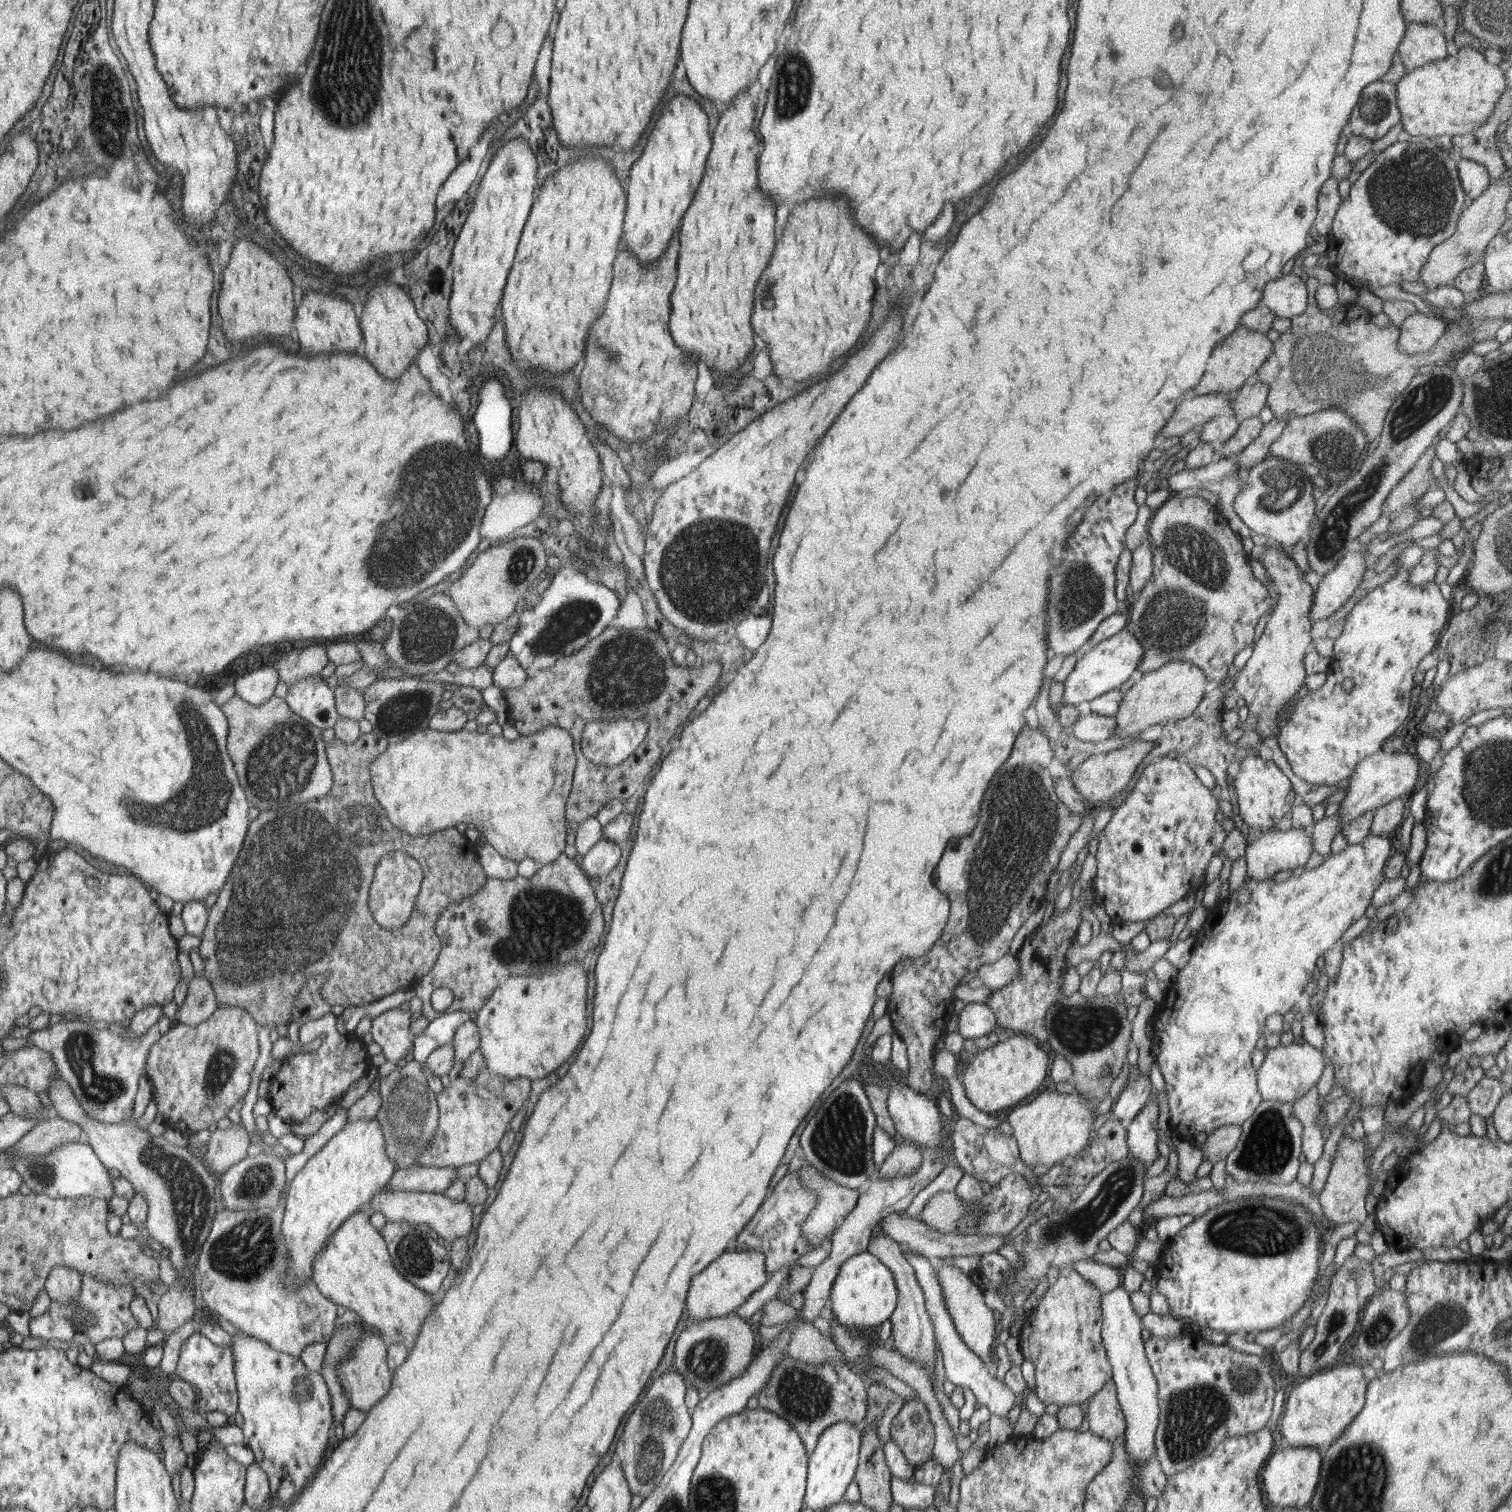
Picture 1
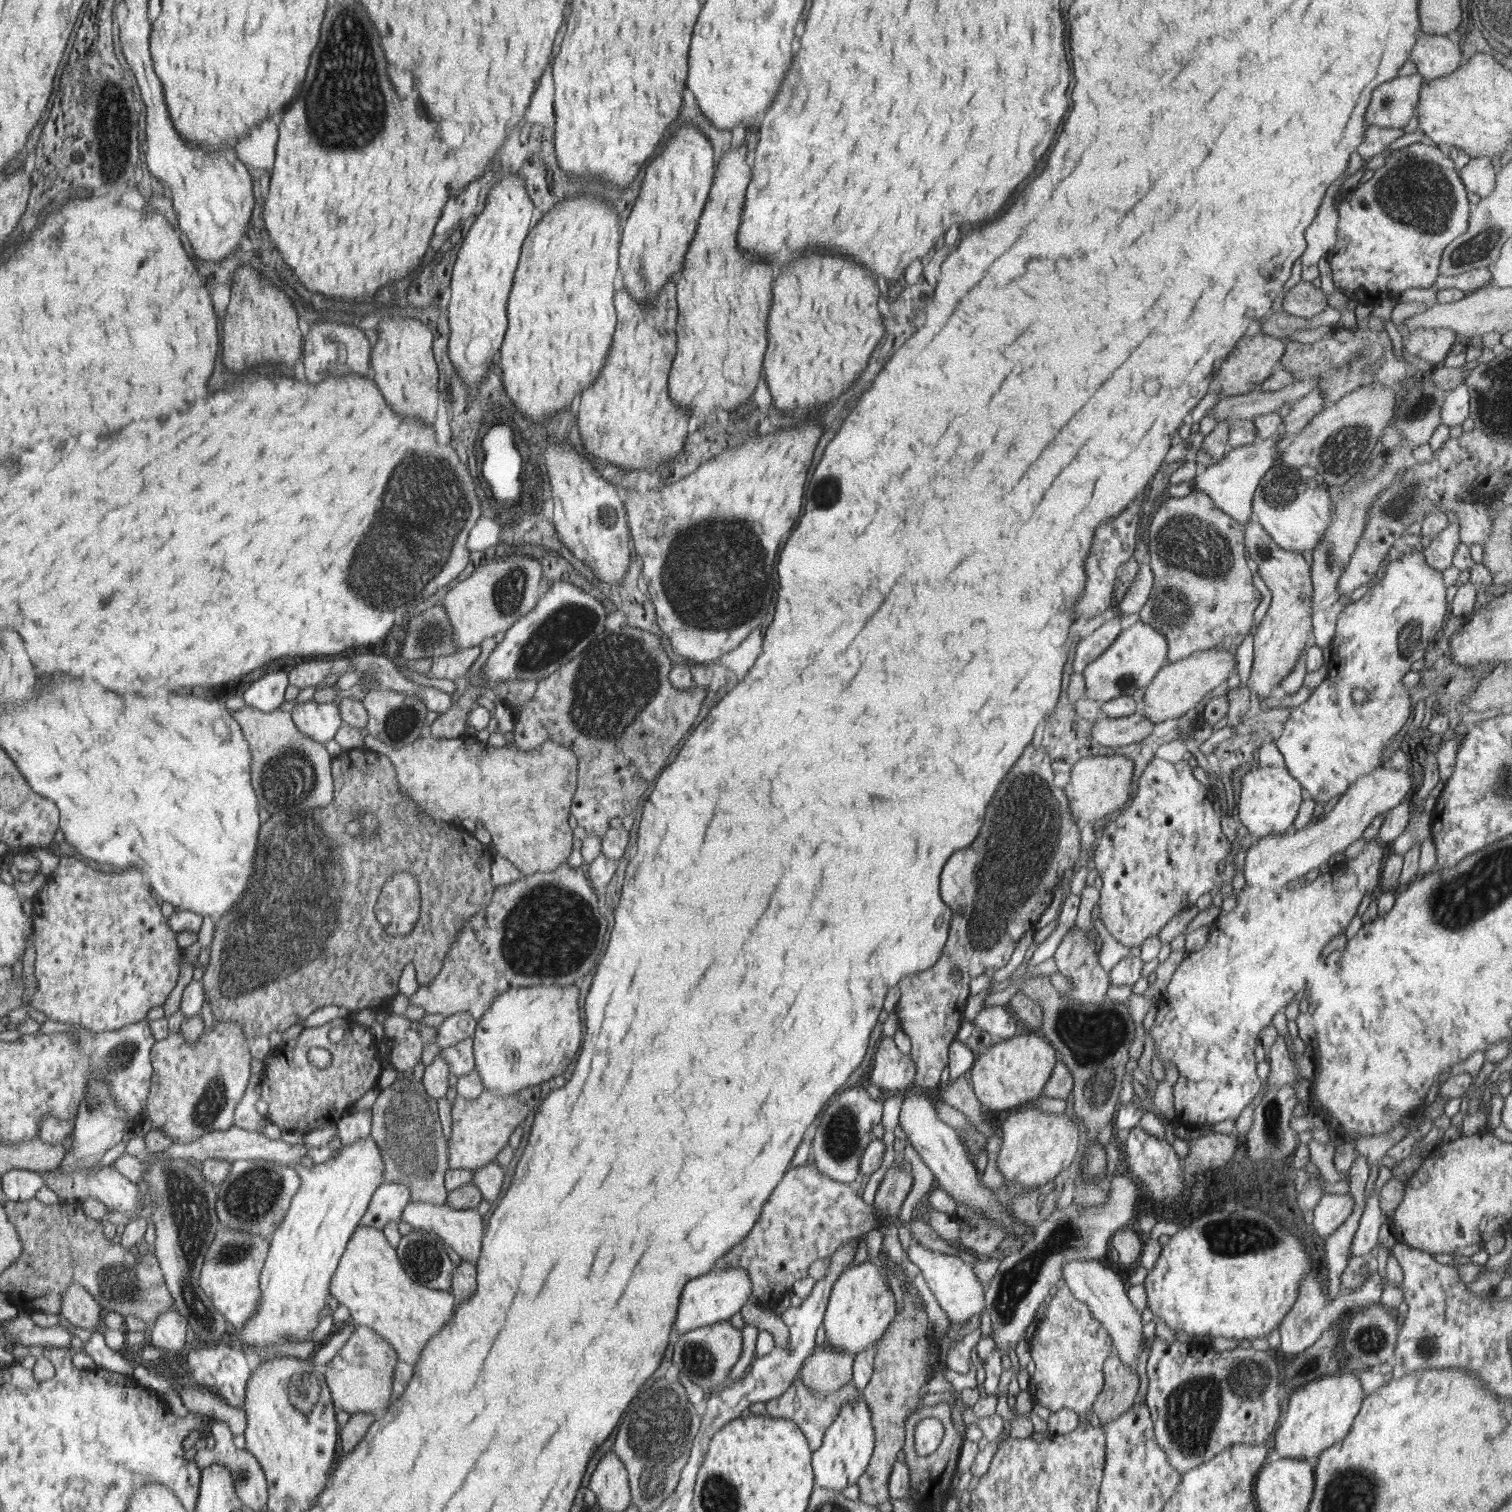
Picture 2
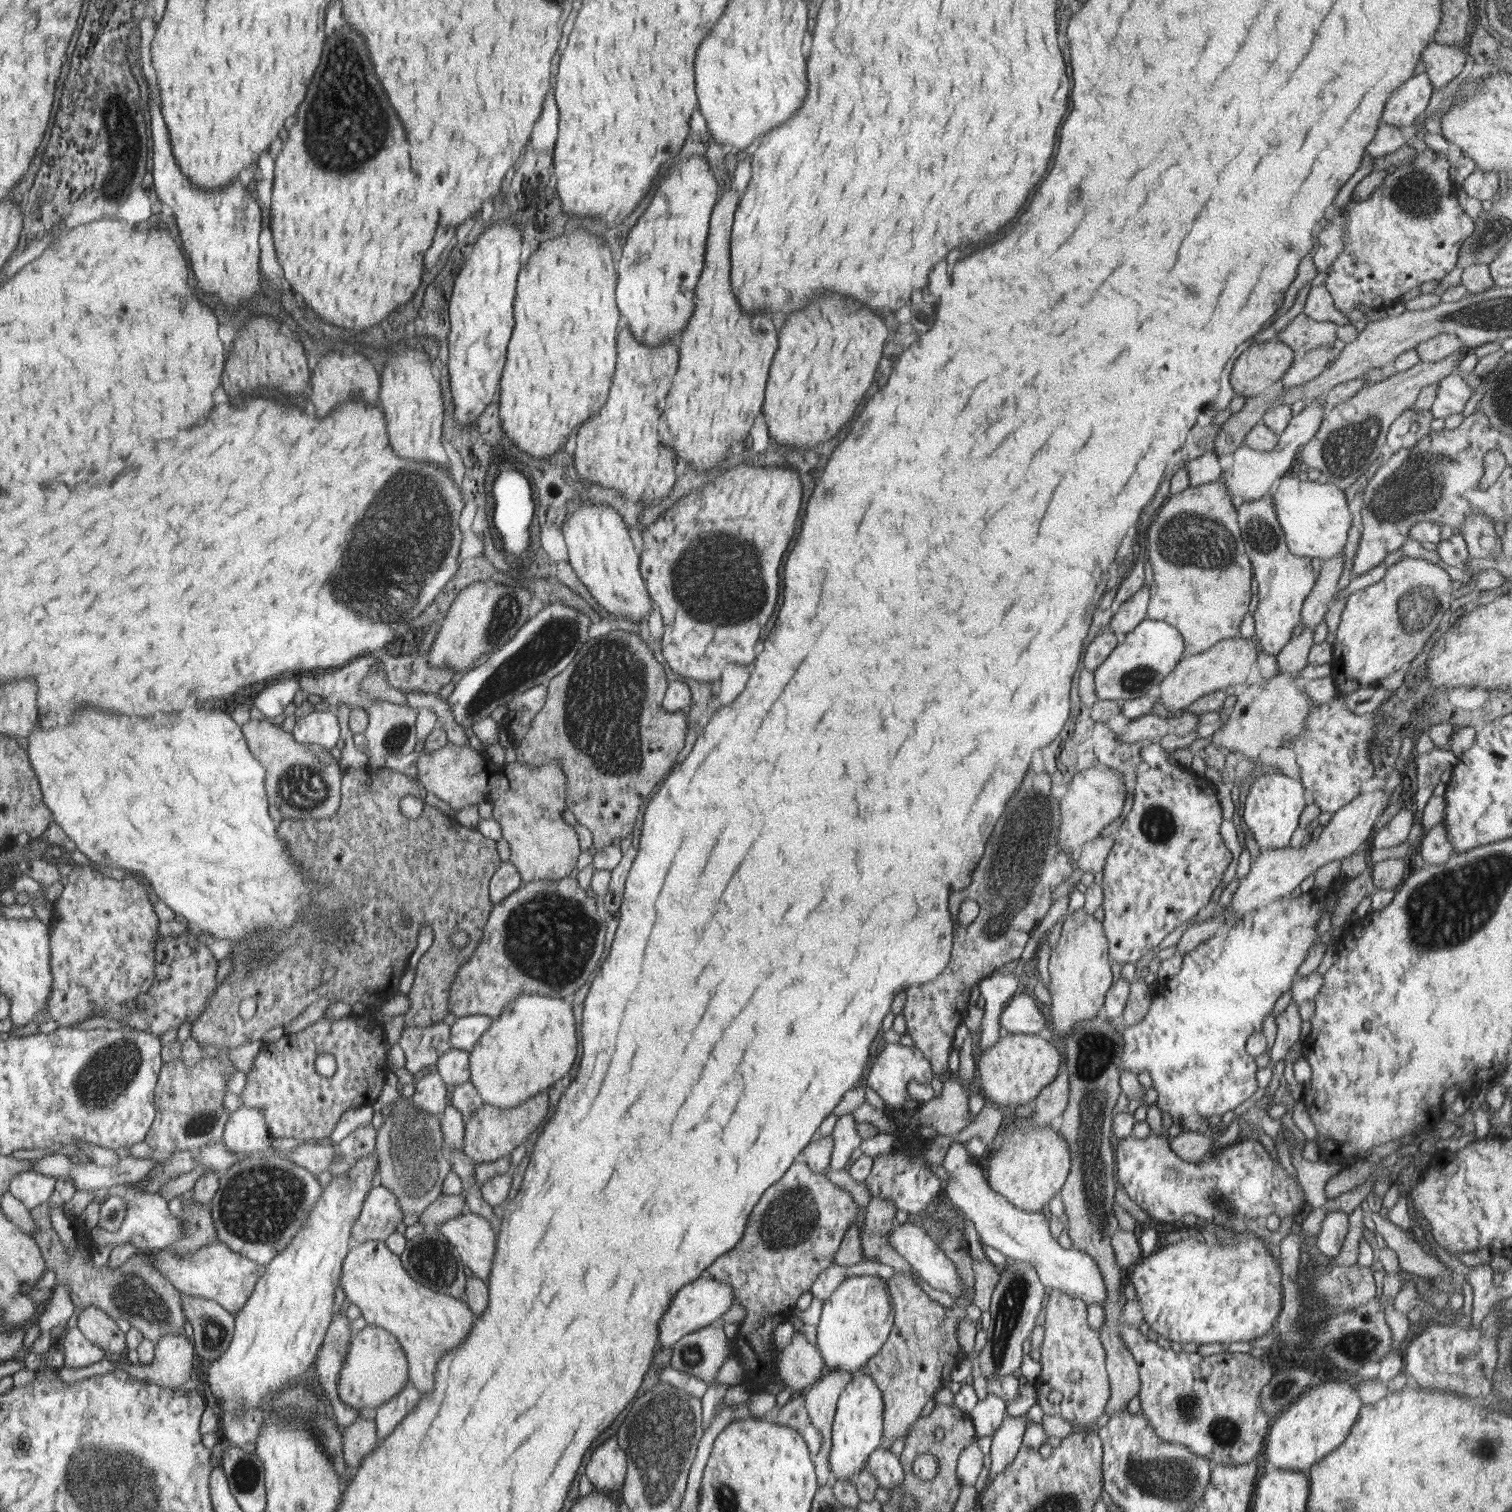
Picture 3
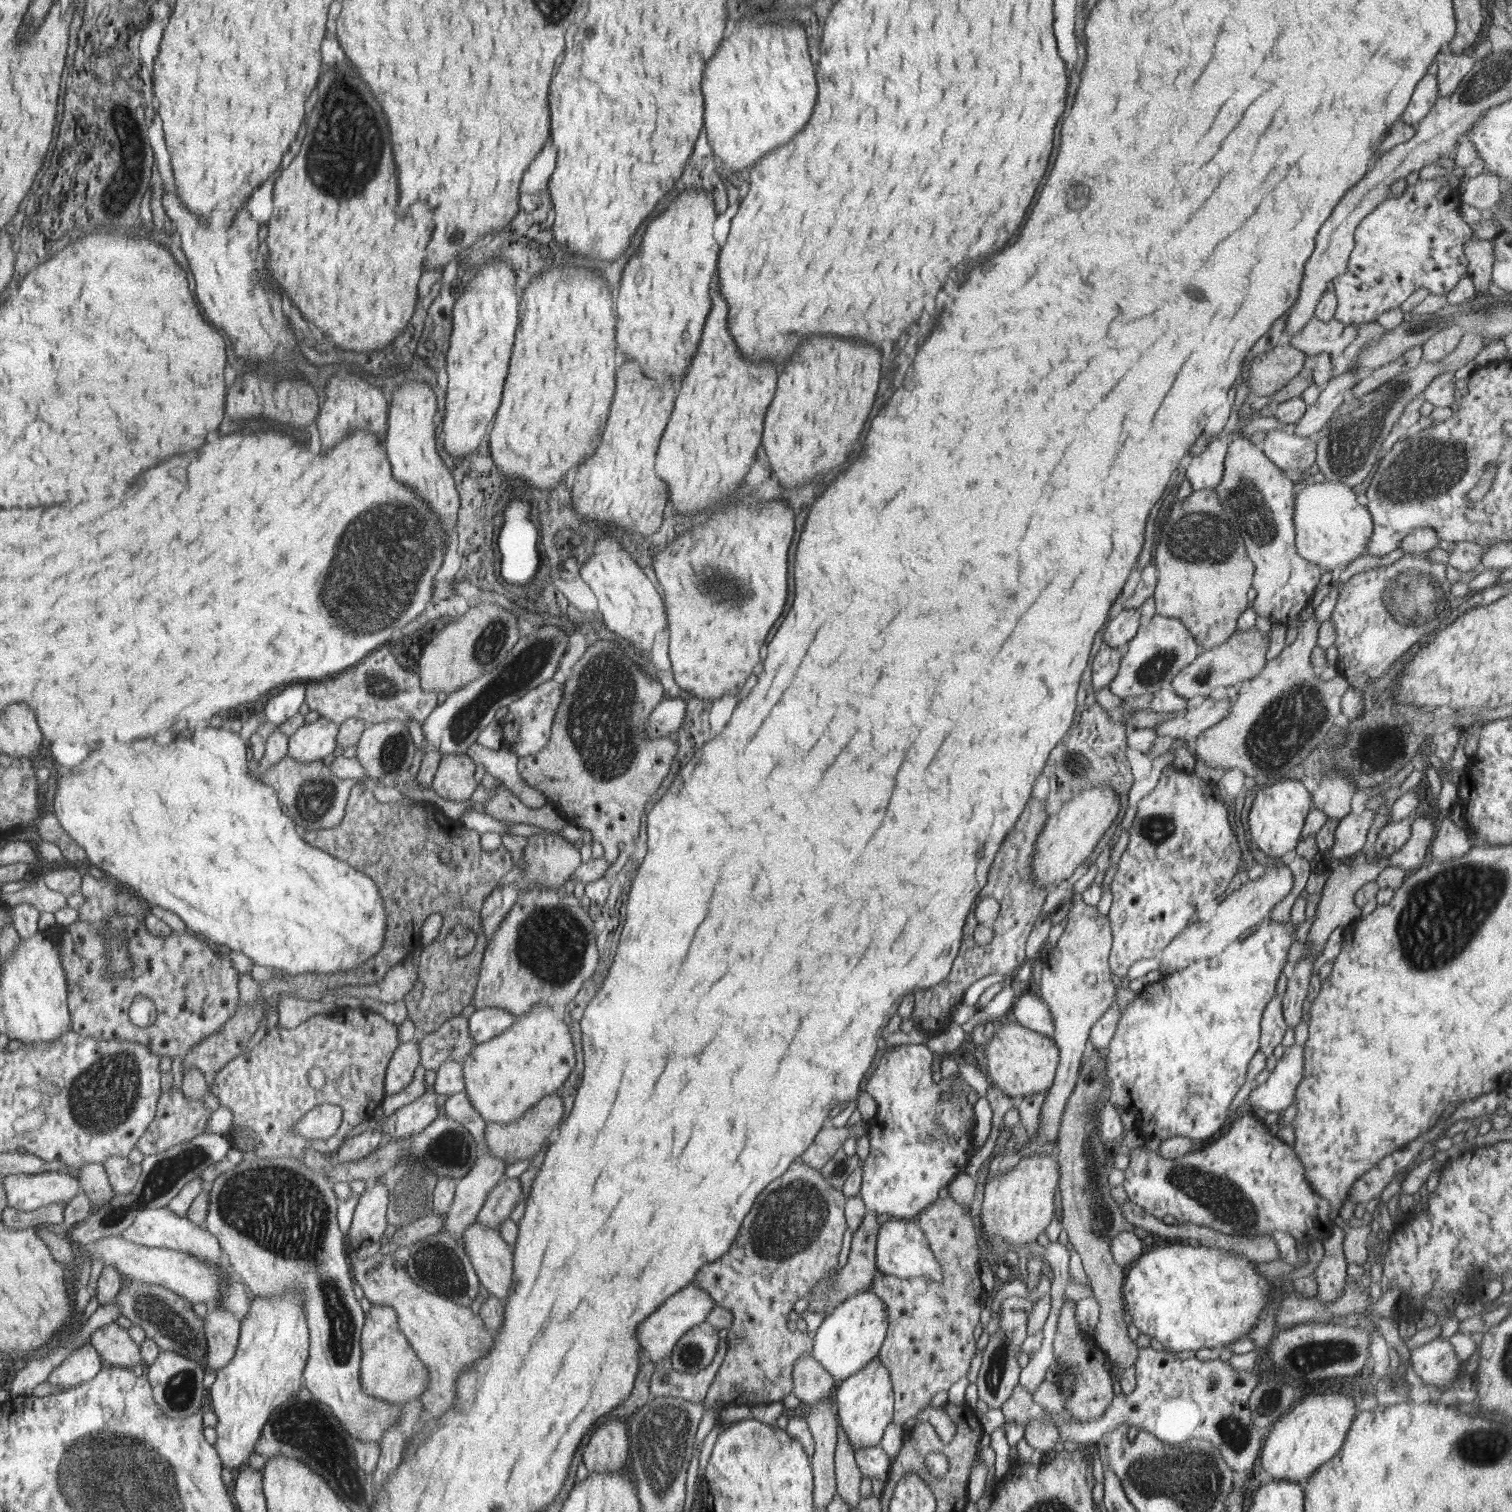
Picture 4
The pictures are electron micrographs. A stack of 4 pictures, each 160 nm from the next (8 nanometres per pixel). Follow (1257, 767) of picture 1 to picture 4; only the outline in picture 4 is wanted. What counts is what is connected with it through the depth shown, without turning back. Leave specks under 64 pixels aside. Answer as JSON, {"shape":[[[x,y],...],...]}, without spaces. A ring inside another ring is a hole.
{"shape":[[[1297,774],[1262,788],[1258,792],[1248,814],[1248,824],[1253,844],[1256,844],[1266,855],[1281,857],[1294,850],[1301,836],[1306,817],[1312,806],[1310,792],[1297,780]]]}

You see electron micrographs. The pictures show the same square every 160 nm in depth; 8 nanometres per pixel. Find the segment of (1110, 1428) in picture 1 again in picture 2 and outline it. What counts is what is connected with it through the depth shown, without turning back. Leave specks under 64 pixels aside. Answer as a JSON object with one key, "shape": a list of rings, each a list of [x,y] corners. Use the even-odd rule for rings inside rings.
{"shape":[[[1115,1350],[1106,1358],[1103,1373],[1105,1383],[1093,1404],[1093,1414],[1100,1418],[1102,1426],[1125,1413],[1134,1404],[1140,1390],[1136,1369],[1122,1364]]]}

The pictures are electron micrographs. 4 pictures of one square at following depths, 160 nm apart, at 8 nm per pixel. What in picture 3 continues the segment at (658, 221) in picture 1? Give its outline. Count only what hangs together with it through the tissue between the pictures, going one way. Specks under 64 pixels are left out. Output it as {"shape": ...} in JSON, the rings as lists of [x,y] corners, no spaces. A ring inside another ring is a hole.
{"shape":[[[689,156],[684,160],[676,159],[668,175],[662,179],[654,192],[654,197],[638,223],[632,227],[622,257],[618,262],[617,301],[624,317],[624,326],[641,344],[659,346],[667,340],[679,342],[684,327],[697,307],[694,289],[698,286],[704,271],[704,255],[710,230],[712,211],[717,206],[718,186],[709,162],[703,156]]]}

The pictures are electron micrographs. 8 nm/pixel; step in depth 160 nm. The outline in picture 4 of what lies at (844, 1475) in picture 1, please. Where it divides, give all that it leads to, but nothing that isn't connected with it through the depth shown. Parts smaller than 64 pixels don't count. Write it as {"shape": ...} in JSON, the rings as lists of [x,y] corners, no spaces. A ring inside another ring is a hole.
{"shape":[[[880,1358],[872,1359],[863,1369],[849,1376],[836,1392],[836,1413],[841,1420],[853,1451],[881,1443],[886,1427],[893,1422],[895,1394],[890,1371]]]}

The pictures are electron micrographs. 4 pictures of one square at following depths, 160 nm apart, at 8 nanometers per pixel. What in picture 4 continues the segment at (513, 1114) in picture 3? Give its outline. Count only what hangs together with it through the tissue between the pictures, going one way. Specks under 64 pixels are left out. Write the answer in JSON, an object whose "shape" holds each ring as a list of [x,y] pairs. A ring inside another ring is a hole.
{"shape":[[[557,1094],[543,1098],[541,1102],[530,1108],[516,1122],[506,1124],[500,1122],[486,1122],[485,1141],[492,1156],[508,1163],[522,1159],[531,1160],[540,1152],[540,1148],[548,1142],[552,1130],[558,1127],[564,1116],[564,1102]]]}

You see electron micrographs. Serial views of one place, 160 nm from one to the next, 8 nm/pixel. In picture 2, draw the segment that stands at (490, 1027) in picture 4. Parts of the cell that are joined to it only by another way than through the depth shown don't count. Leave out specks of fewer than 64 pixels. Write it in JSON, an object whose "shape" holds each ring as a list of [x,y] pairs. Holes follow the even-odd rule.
{"shape":[[[469,1013],[452,1014],[446,1017],[437,1029],[435,1042],[441,1049],[458,1044],[469,1036],[473,1037],[476,1025],[477,1020]]]}

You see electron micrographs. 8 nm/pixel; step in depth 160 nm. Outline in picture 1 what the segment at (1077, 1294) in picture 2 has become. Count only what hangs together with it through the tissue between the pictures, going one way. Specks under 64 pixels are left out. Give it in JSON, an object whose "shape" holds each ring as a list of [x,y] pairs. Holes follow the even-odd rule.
{"shape":[[[1124,1286],[1117,1287],[1112,1292],[1104,1292],[1099,1296],[1102,1313],[1101,1337],[1103,1338],[1104,1347],[1111,1369],[1113,1370],[1113,1381],[1116,1383],[1118,1391],[1118,1402],[1122,1407],[1126,1421],[1125,1449],[1129,1452],[1131,1463],[1141,1467],[1152,1455],[1156,1455],[1155,1432],[1159,1425],[1159,1400],[1158,1385],[1156,1377],[1152,1372],[1147,1355],[1145,1354],[1145,1343],[1140,1335],[1143,1329],[1141,1318],[1134,1311],[1134,1306],[1130,1301],[1129,1293]]]}

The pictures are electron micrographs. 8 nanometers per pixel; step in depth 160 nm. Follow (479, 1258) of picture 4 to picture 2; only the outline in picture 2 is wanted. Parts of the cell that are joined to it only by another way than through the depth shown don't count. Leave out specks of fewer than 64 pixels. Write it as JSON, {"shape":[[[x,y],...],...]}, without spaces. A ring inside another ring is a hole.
{"shape":[[[410,1200],[408,1205],[399,1216],[399,1220],[409,1224],[415,1230],[424,1229],[434,1232],[446,1242],[450,1248],[463,1260],[477,1264],[480,1257],[480,1247],[482,1247],[482,1238],[484,1238],[485,1229],[482,1224],[482,1216],[475,1209],[452,1209],[444,1205],[432,1205],[427,1202],[414,1202]]]}

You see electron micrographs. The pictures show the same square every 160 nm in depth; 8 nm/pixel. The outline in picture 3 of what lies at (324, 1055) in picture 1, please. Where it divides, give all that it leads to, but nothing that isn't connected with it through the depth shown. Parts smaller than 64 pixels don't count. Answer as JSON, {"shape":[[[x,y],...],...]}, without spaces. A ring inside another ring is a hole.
{"shape":[[[352,1013],[337,1021],[320,1019],[308,1026],[304,1032],[287,1033],[287,1035],[278,1041],[270,1041],[268,1044],[264,1043],[250,1071],[246,1073],[245,1088],[242,1090],[242,1093],[239,1094],[242,1105],[263,1110],[263,1116],[265,1117],[269,1134],[272,1138],[295,1138],[301,1143],[317,1143],[322,1142],[322,1138],[334,1138],[334,1130],[338,1130],[338,1122],[342,1122],[342,1118],[346,1118],[346,1114],[350,1114],[350,1110],[358,1110],[358,1106],[374,1106],[374,1103],[378,1102],[378,1098],[382,1098],[382,1090],[386,1090],[386,1082],[390,1082],[390,1034],[386,1033],[386,1026],[383,1023],[384,1022],[379,1021],[378,1018],[370,1017],[367,1014],[364,1015],[361,1013],[356,1015]],[[323,1052],[334,1055],[337,1062],[337,1069],[331,1077],[320,1076],[314,1066],[315,1058]]]}

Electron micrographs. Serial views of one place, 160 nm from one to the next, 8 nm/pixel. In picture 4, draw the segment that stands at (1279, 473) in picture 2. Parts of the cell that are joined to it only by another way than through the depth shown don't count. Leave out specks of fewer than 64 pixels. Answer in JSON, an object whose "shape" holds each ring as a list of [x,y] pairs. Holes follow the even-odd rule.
{"shape":[[[1328,480],[1308,481],[1302,491],[1295,494],[1294,532],[1298,554],[1317,564],[1323,573],[1356,560],[1372,537],[1374,524],[1371,514],[1356,497],[1352,487]]]}

